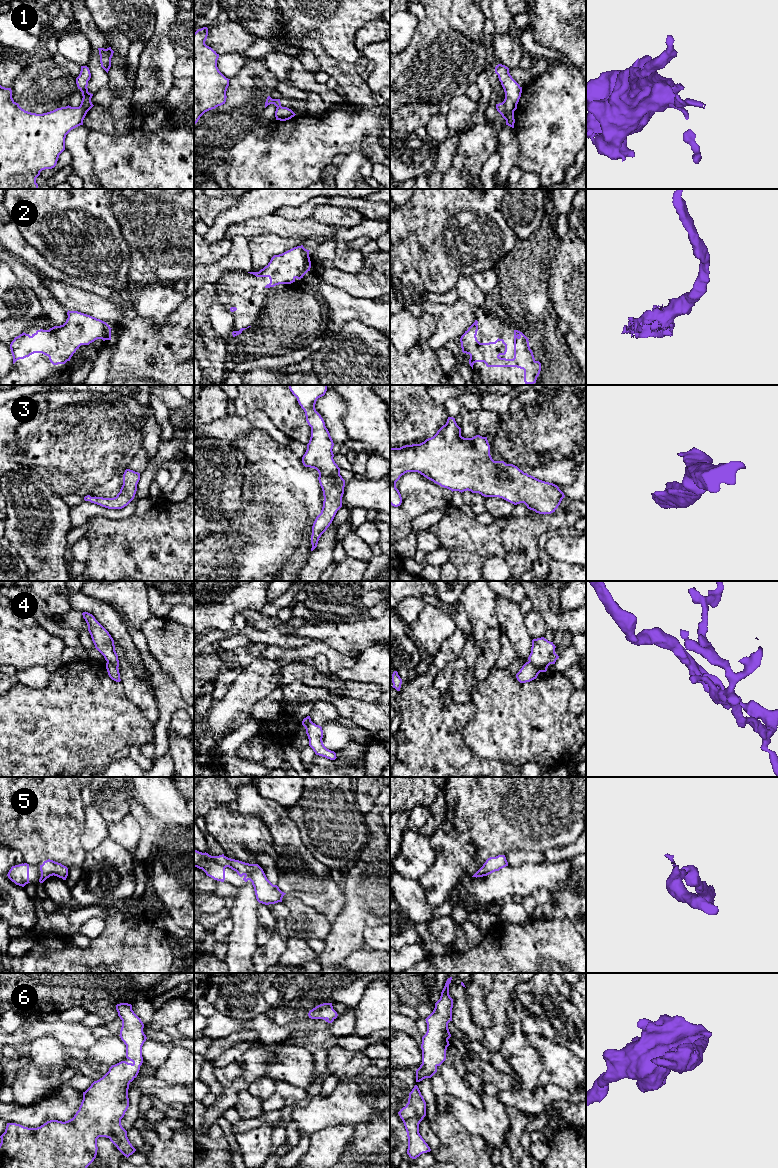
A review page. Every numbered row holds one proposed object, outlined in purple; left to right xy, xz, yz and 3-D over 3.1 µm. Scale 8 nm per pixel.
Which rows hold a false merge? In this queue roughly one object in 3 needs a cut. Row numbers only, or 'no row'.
1, 4

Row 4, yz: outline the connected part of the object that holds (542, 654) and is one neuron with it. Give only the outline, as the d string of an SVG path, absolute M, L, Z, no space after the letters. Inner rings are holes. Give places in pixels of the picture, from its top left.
M544 637L533 639L531 653L528 657L539 672L546 672L550 664L555 664L559 656L555 653L556 646Z

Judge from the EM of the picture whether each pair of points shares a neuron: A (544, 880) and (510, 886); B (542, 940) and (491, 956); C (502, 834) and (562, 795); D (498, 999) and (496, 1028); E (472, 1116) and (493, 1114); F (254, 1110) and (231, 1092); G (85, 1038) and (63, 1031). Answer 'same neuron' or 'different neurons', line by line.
A: same neuron
B: same neuron
C: same neuron
D: same neuron
E: same neuron
F: different neurons
G: same neuron

